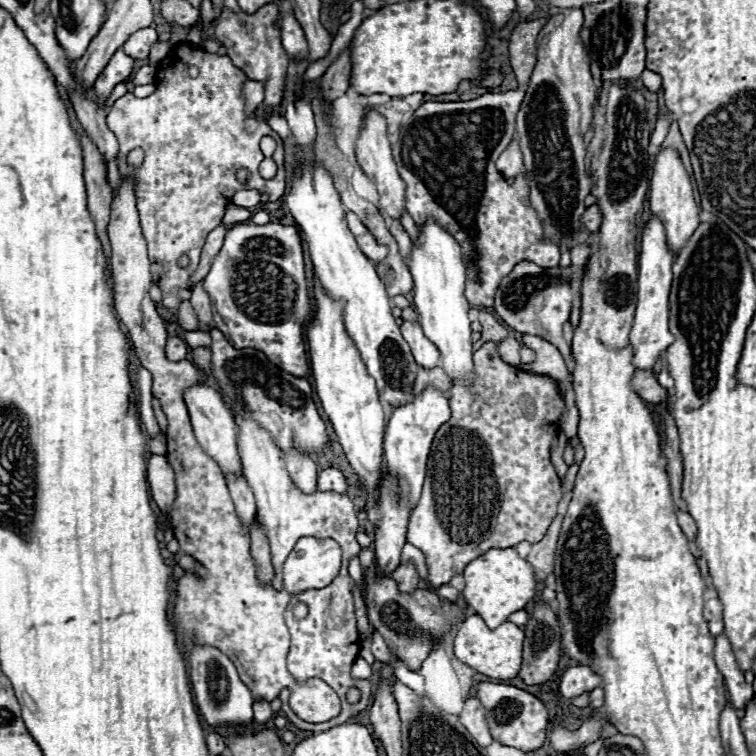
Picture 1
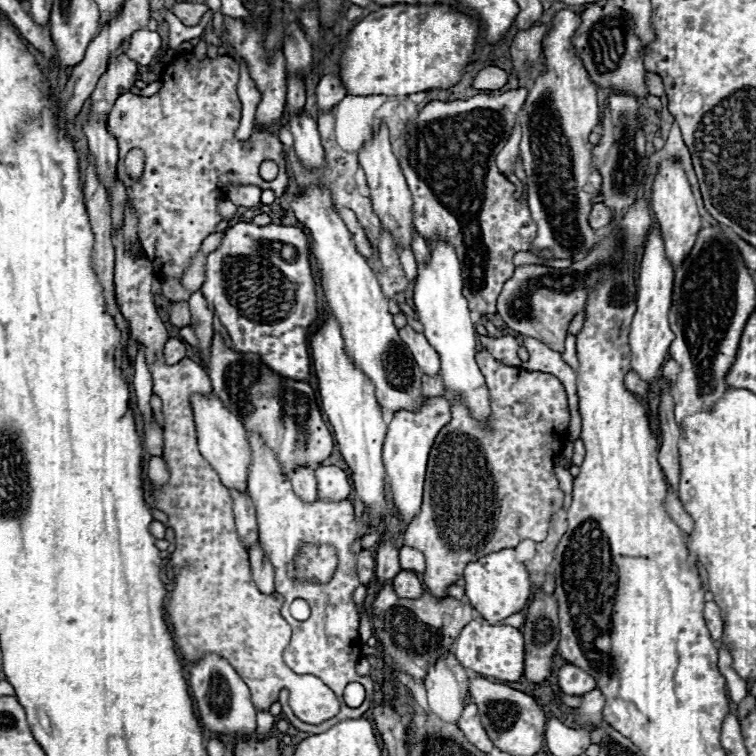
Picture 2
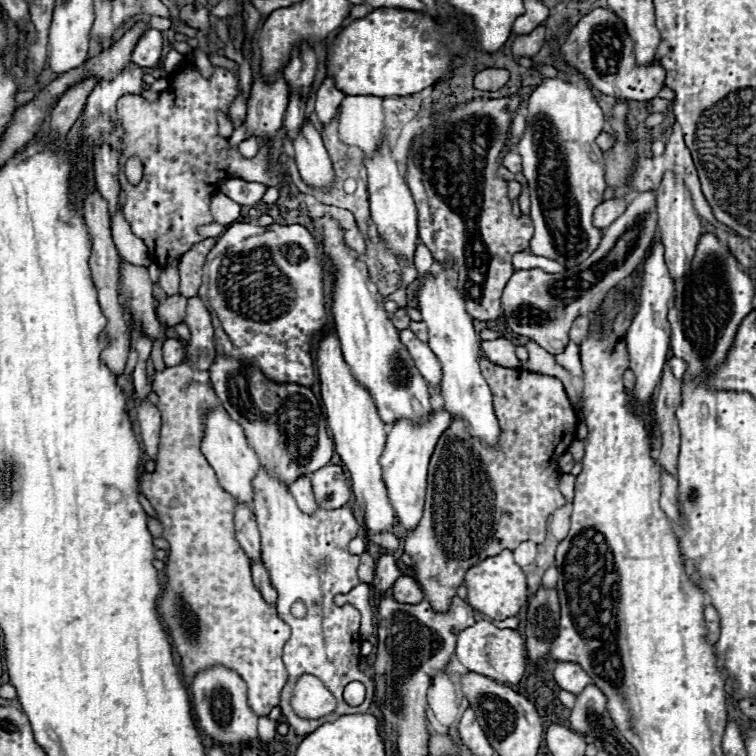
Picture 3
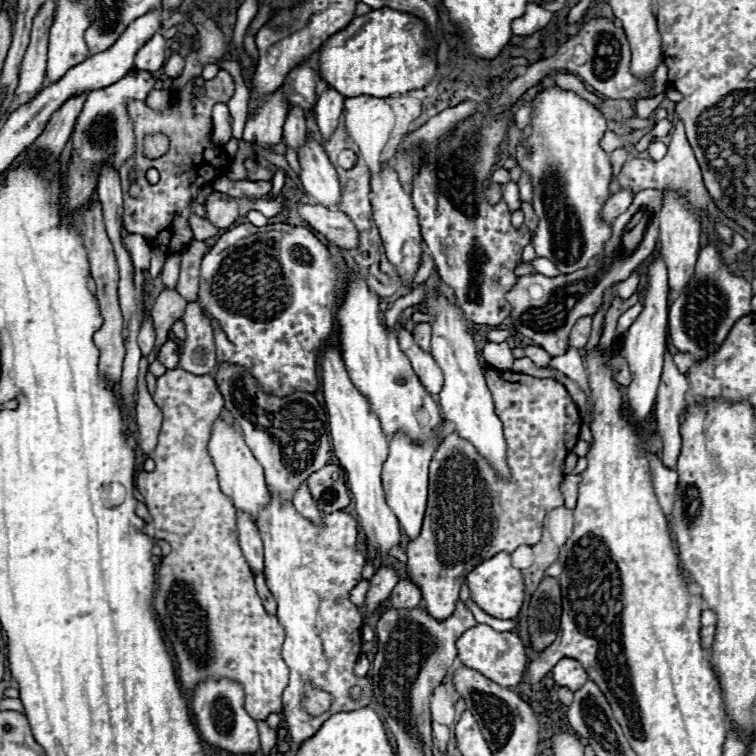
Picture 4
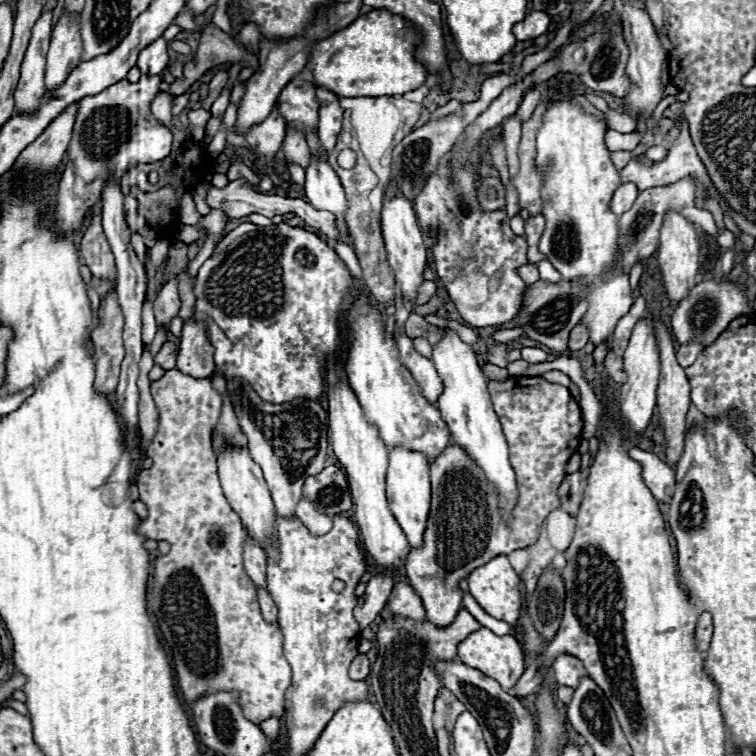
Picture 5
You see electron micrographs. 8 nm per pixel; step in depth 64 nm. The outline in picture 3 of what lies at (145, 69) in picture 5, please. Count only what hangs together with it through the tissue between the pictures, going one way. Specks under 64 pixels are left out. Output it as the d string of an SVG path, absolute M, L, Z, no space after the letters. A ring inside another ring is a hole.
M146 30L132 50L132 62L140 68L154 68L162 54L162 34L160 30Z

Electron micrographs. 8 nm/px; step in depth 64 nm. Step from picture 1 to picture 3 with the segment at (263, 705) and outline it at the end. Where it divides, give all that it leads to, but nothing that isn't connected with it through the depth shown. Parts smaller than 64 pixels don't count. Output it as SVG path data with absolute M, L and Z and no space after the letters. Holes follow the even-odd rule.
M268 716L258 718L258 736L260 736L262 744L270 744L274 740L276 732L276 722L274 720L270 720Z

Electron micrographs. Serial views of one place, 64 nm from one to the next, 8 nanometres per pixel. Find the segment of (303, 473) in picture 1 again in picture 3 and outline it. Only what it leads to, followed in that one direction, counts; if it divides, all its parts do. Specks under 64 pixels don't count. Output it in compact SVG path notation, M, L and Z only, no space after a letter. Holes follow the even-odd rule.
M300 476L294 484L290 484L290 492L294 494L294 498L296 498L298 506L302 508L302 512L306 512L306 514L314 512L316 498L314 498L314 492L312 492L310 476Z

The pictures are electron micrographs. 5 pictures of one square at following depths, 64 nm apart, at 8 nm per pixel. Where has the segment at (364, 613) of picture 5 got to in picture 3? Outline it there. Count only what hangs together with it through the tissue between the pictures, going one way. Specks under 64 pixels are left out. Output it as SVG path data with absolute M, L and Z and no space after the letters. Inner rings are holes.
M390 552L380 554L378 562L376 562L376 576L372 586L378 590L378 594L384 594L388 588L392 588L392 584L398 580L400 570L396 566L396 556Z

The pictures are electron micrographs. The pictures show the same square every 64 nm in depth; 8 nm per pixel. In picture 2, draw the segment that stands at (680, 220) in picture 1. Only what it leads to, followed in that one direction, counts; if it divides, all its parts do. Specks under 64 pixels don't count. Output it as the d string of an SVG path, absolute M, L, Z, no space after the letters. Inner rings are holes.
M662 160L662 164L658 166L658 174L652 182L652 196L650 196L650 206L656 214L656 220L660 224L660 230L664 234L664 242L666 242L666 254L668 260L672 262L672 266L680 266L680 262L688 256L690 248L694 246L696 234L702 226L700 222L700 214L690 190L690 184L686 180L686 174L682 172L682 166L674 160Z

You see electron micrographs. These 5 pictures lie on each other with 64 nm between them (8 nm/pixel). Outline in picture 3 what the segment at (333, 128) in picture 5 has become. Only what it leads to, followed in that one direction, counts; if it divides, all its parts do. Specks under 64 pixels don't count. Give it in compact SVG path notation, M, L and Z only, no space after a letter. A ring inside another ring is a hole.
M324 80L316 92L316 112L318 112L318 118L322 124L328 124L336 112L338 112L338 106L340 102L344 100L344 92L336 88L334 80Z

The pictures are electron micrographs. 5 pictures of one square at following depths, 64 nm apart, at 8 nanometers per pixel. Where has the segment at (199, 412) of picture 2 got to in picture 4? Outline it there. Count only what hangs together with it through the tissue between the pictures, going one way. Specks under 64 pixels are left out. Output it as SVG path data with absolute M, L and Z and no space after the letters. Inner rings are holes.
M216 418L212 424L212 434L208 440L208 454L218 470L220 488L226 496L232 498L238 510L248 512L254 520L258 518L258 510L268 504L268 488L264 482L264 472L258 460L254 460L250 448L244 444L242 430L236 424L226 424L222 418Z

